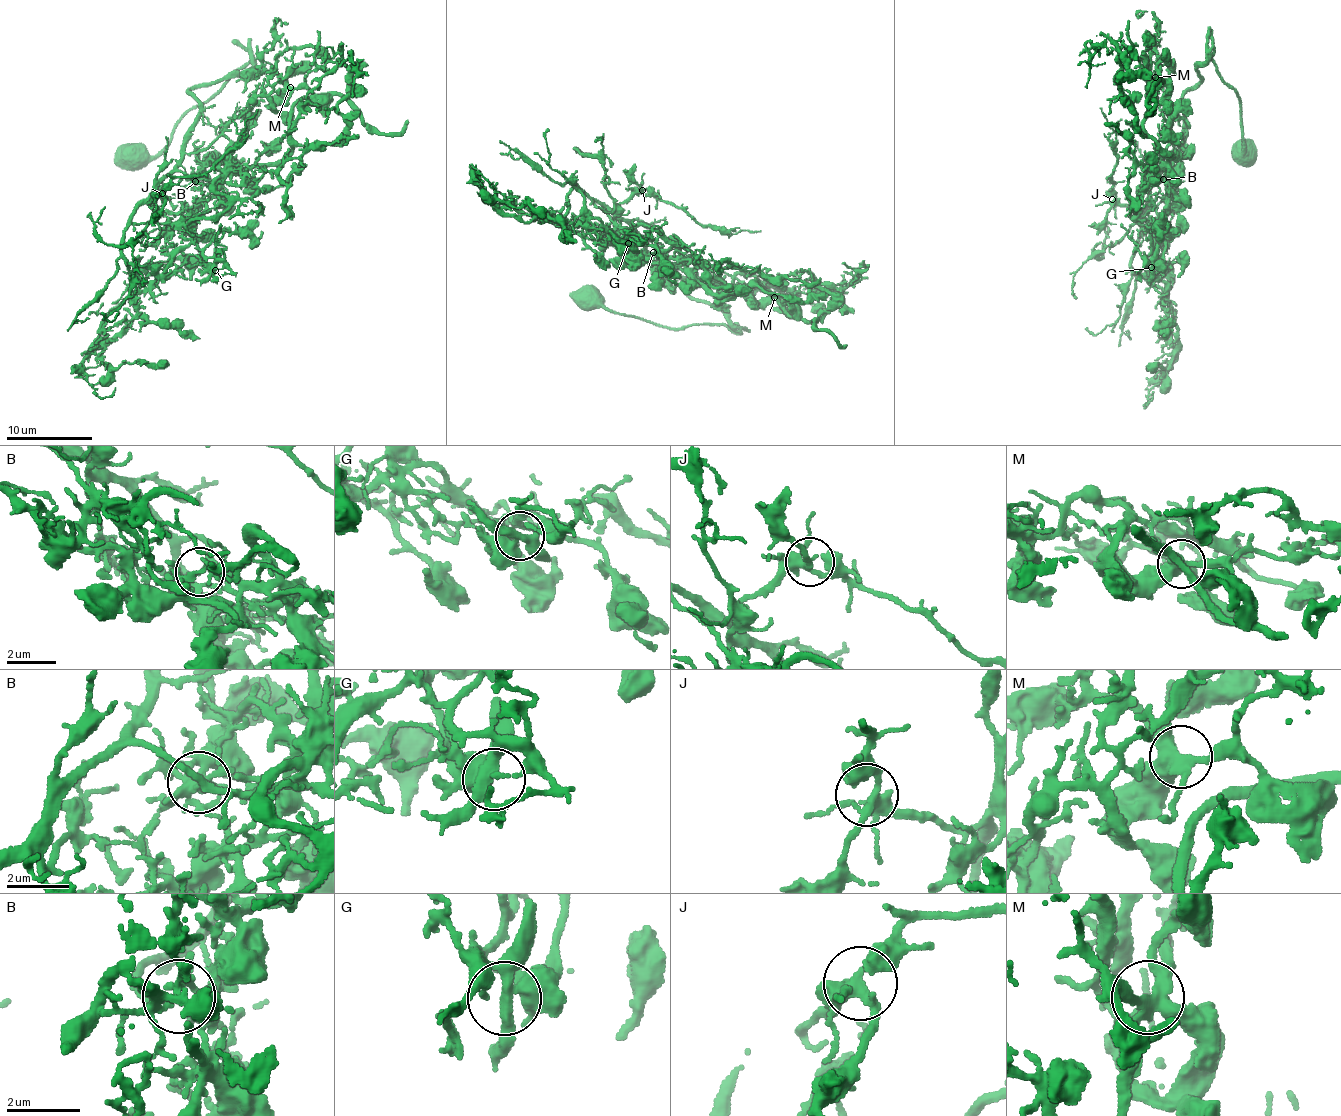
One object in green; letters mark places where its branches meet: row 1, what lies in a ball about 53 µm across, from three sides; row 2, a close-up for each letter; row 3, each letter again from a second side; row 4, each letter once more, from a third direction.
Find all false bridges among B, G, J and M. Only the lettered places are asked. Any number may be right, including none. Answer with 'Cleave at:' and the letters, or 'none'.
Cleave at: B

